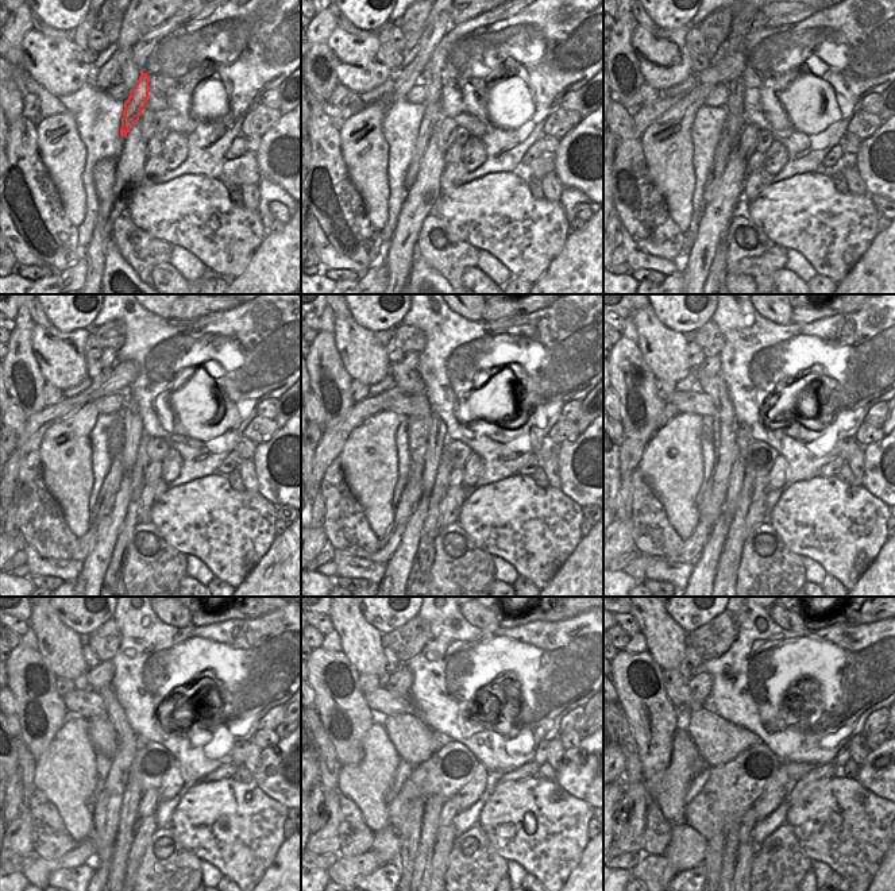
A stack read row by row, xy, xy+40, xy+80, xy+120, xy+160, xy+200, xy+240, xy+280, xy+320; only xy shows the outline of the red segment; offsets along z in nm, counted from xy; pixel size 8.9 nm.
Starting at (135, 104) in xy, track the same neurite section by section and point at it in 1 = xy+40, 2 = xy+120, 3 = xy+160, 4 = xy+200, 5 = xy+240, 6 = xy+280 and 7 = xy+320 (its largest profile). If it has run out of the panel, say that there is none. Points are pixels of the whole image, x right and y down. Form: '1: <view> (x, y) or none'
1: xy+40 (432, 115)
2: xy+120 (104, 502)
3: xy+160 (411, 494)
4: xy+200 (691, 548)
5: xy+240 (39, 871)
6: xy+280 (346, 870)
7: xy+320 (654, 871)

